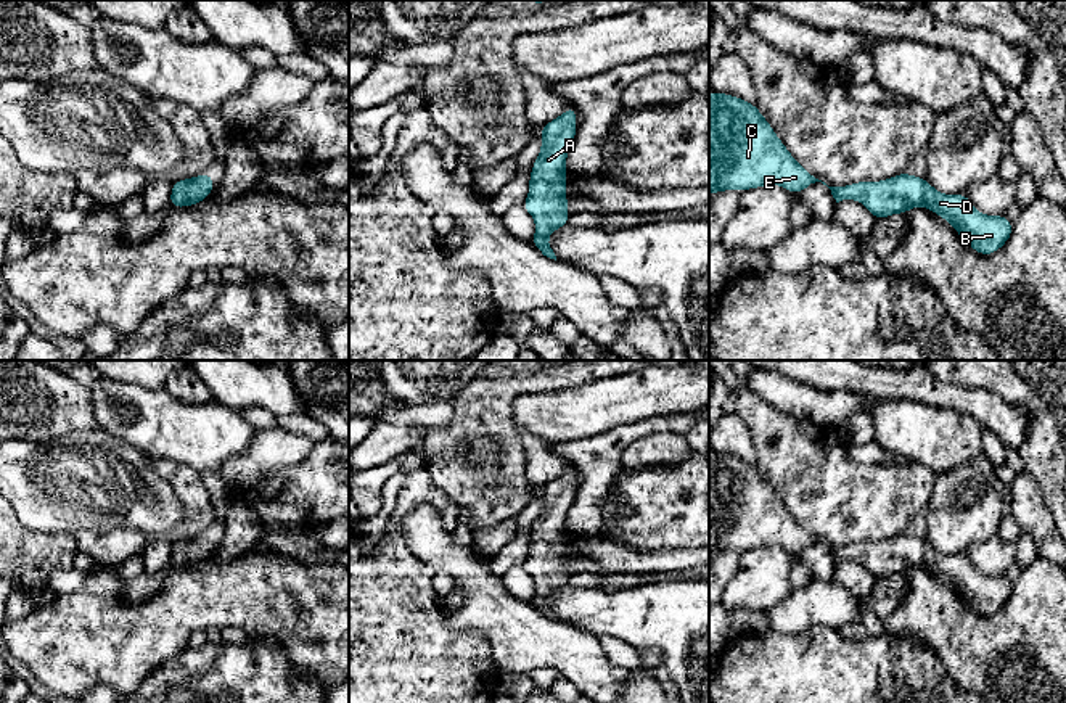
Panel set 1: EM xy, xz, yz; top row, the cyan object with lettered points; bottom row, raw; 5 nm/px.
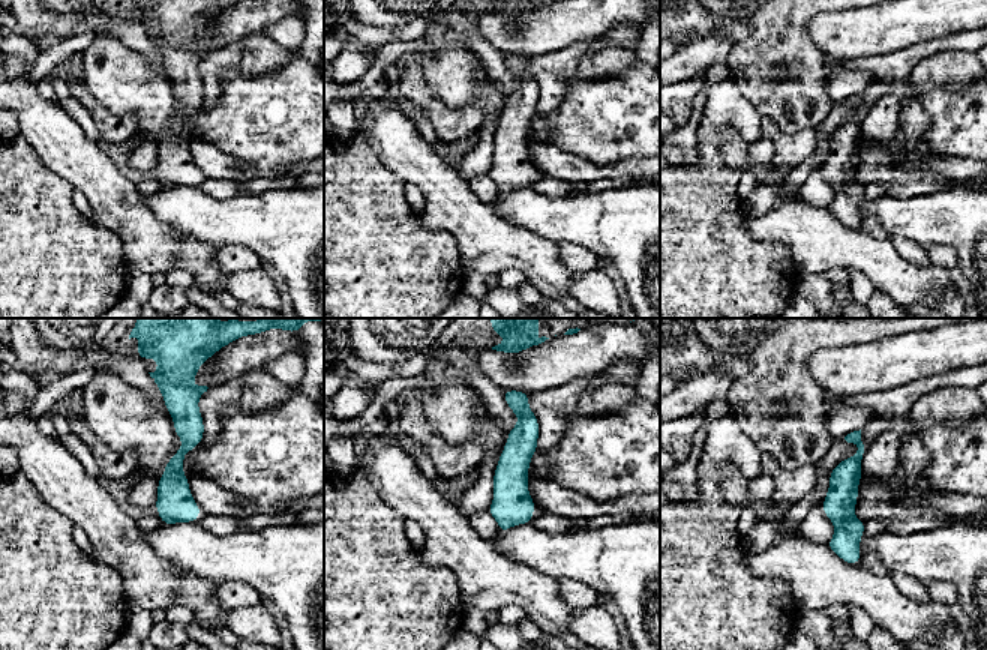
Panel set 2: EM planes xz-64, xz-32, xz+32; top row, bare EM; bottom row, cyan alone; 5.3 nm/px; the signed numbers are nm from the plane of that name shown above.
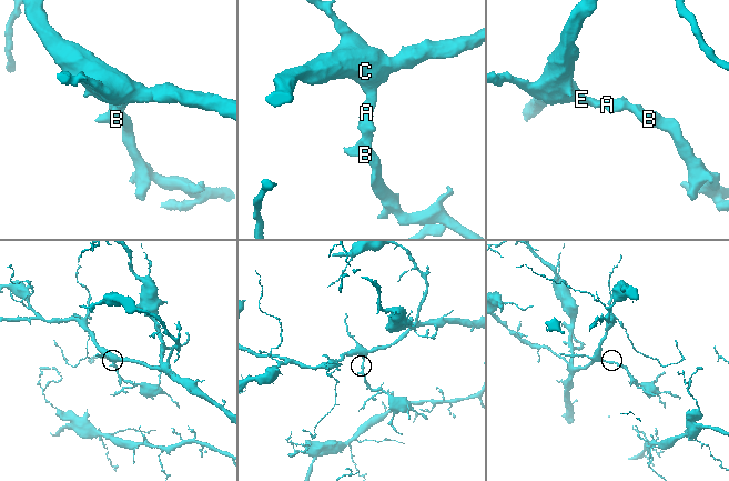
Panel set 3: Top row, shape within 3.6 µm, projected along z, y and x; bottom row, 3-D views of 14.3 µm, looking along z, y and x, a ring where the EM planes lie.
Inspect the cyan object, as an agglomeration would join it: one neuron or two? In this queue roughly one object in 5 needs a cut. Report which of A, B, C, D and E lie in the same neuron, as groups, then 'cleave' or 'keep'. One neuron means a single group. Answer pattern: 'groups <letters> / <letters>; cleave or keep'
groups A B C D E; keep

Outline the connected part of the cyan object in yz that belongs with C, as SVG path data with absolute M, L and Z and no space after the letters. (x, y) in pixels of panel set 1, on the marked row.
M709 93L709 193L781 185L796 195L822 182L810 175L751 105Z

